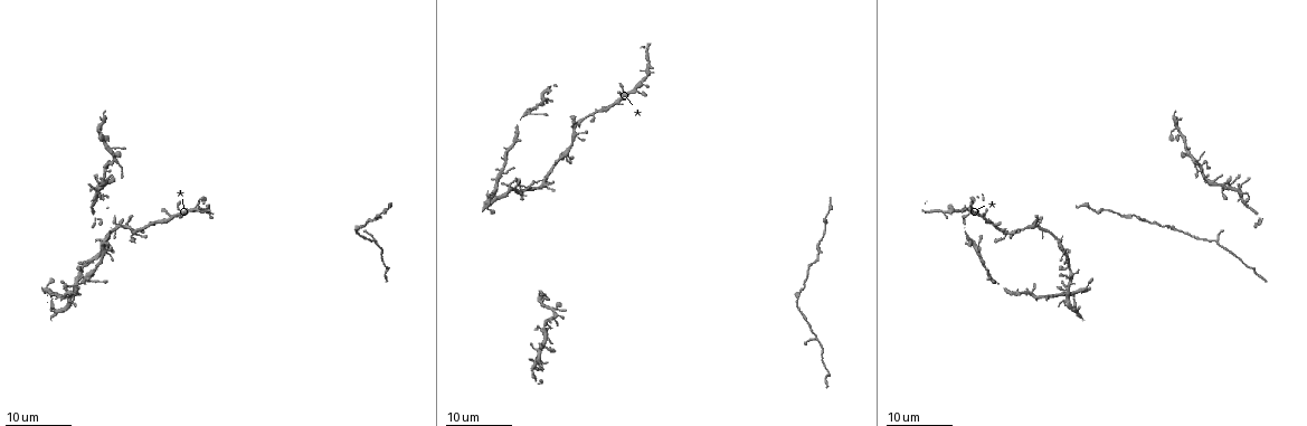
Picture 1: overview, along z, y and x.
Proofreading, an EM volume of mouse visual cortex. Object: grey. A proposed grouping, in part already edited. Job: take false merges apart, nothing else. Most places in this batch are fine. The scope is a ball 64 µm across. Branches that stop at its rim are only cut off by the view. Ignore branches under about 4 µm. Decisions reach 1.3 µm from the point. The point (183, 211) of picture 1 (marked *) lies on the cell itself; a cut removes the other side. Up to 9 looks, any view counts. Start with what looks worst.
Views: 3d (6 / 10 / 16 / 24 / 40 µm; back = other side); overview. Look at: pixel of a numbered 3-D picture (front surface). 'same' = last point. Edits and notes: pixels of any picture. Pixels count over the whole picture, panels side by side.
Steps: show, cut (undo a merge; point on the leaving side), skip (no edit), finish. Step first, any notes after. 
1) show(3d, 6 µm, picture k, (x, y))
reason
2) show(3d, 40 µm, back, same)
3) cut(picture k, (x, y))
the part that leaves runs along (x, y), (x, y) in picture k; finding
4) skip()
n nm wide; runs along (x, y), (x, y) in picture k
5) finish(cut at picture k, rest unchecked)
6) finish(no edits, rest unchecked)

show(3d, 24 µm, picture 1, (636, 89))
three-way junction

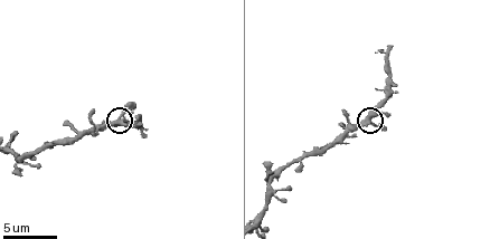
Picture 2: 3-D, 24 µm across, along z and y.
show(3d, 10 µm, picture 2, (370, 122))

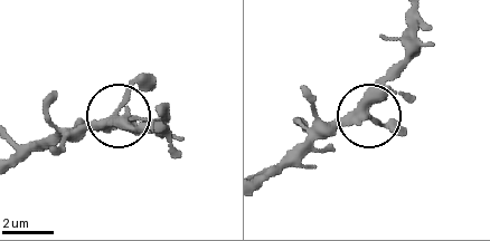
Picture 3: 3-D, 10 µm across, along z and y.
skip()
330 nm wide; one cell here

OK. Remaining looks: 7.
show(3d, 16 µm, picture 1, (1189, 153))
four arms meet

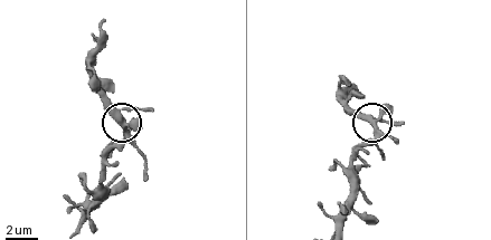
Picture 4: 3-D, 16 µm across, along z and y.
show(3d, 6 µm, picture 4, (370, 121))

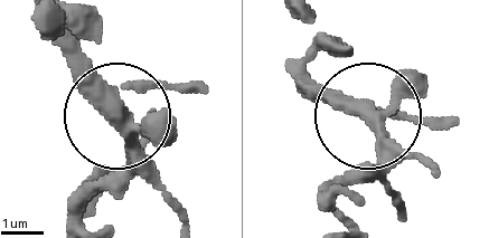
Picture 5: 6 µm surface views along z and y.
skip()
all the same cell

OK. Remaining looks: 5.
show(3d, 16 µm, picture 1, (816, 257))
thin neck

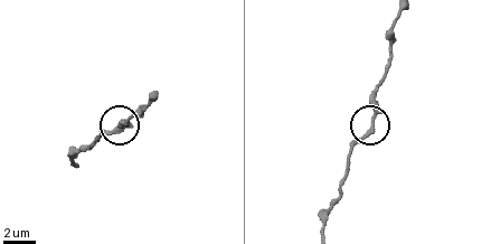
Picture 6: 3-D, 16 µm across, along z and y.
show(3d, 10 µm, picture 6, (372, 121))

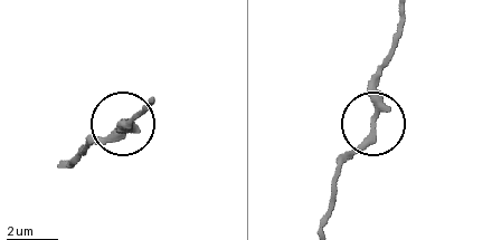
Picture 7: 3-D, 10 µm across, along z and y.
skip()
270 nm wide; one cell here

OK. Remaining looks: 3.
show(3d, 16 µm, picture 1, (807, 321))
thick turns thin

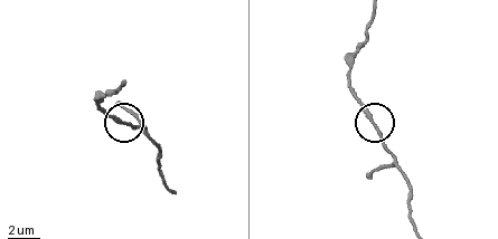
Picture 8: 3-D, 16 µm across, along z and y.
show(3d, 6 µm, picture 8, (125, 122))

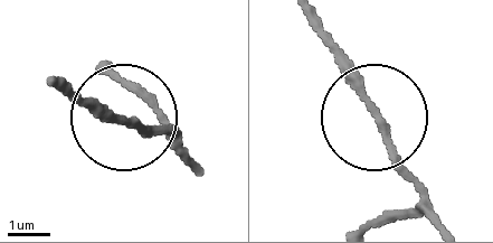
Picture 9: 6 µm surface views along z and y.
show(3d, 6 µm, back, picture 9, (119, 120))
from behind

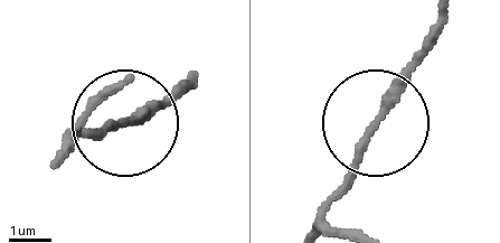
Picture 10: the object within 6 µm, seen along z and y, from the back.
skip()
210 nm wide; runs along (192, 81), (122, 127), (68, 127) in picture 10; continuous, no second cell

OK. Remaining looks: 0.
finish(no edits, rest unchecked)

